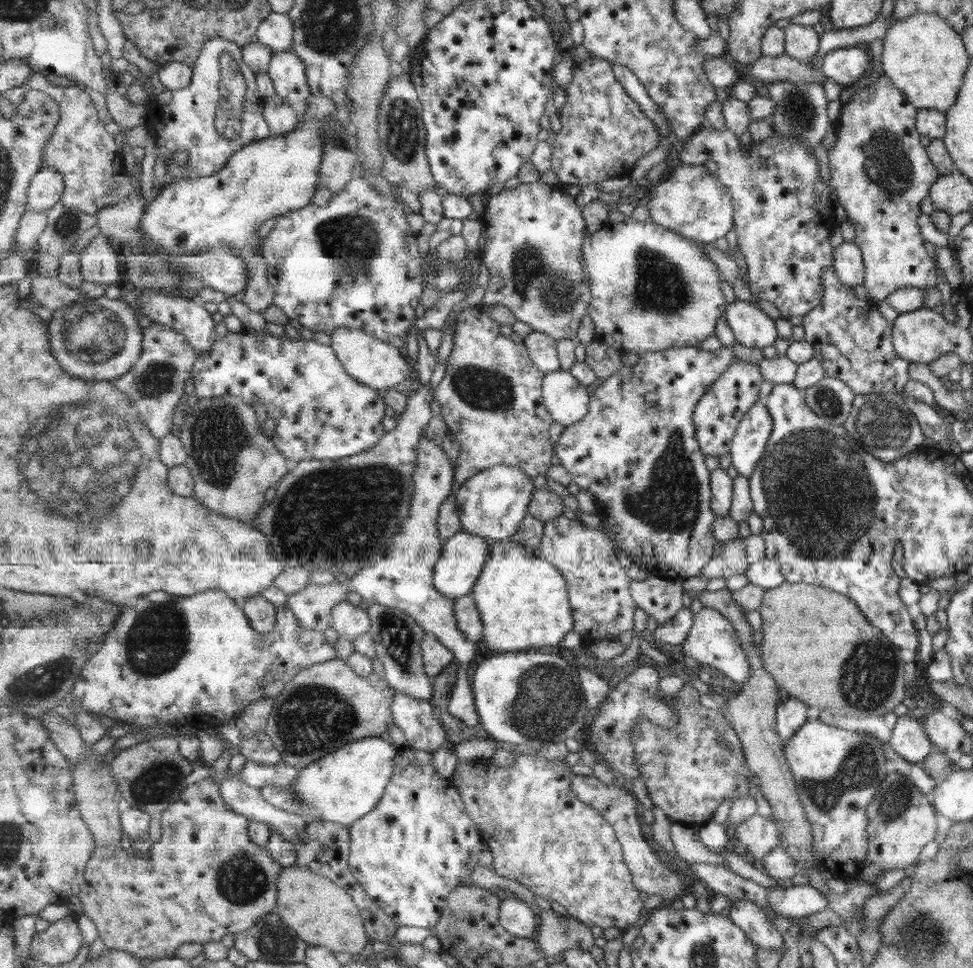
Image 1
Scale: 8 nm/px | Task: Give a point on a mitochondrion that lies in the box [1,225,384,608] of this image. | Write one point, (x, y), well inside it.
(97, 439)

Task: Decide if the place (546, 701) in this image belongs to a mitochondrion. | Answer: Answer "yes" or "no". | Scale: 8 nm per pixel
yes

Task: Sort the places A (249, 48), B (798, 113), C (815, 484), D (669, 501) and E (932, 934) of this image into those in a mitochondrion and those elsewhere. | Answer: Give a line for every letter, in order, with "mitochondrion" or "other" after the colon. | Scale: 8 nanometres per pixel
A: other
B: mitochondrion
C: mitochondrion
D: mitochondrion
E: mitochondrion

